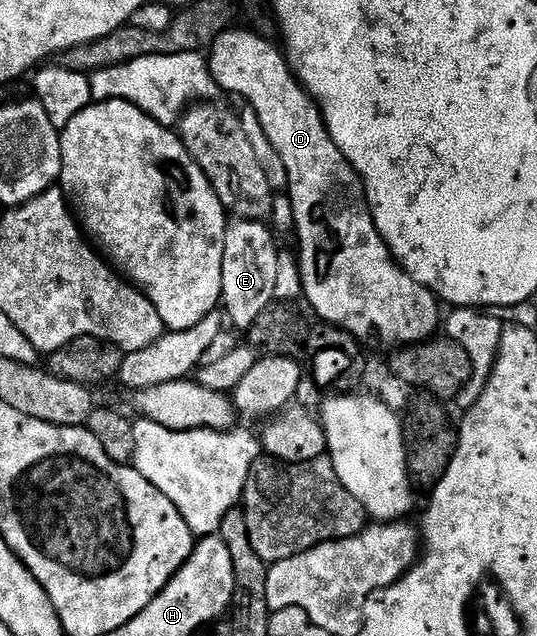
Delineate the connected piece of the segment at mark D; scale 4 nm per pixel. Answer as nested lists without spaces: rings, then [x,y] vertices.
[[[229,28],[220,34],[214,40],[214,44],[210,47],[210,53],[207,55],[208,69],[214,72],[216,83],[220,85],[221,91],[232,94],[241,94],[243,101],[254,108],[254,112],[258,114],[258,120],[264,129],[266,136],[270,140],[270,144],[274,146],[276,152],[282,158],[282,162],[286,166],[286,176],[288,177],[288,187],[286,196],[292,201],[292,218],[296,221],[296,234],[300,237],[300,250],[298,249],[298,259],[300,265],[301,284],[303,286],[303,297],[308,298],[310,305],[316,309],[316,314],[321,323],[329,326],[337,326],[342,328],[346,333],[353,334],[362,344],[368,342],[377,342],[380,346],[392,346],[391,348],[403,348],[405,346],[414,346],[418,342],[427,342],[437,333],[436,330],[441,329],[442,314],[440,318],[440,306],[435,294],[427,290],[421,282],[415,282],[406,271],[400,269],[399,262],[393,258],[388,250],[387,244],[382,240],[382,236],[378,232],[378,228],[372,219],[372,207],[369,206],[367,198],[364,196],[364,181],[356,174],[356,169],[346,160],[346,156],[342,156],[342,152],[338,148],[338,144],[334,144],[334,140],[330,136],[330,132],[326,128],[324,118],[320,115],[320,108],[312,101],[312,97],[308,95],[308,91],[300,84],[299,78],[296,77],[293,67],[290,65],[287,57],[282,53],[279,45],[275,46],[275,41],[267,38],[260,38],[251,29],[236,30],[237,28]]]

